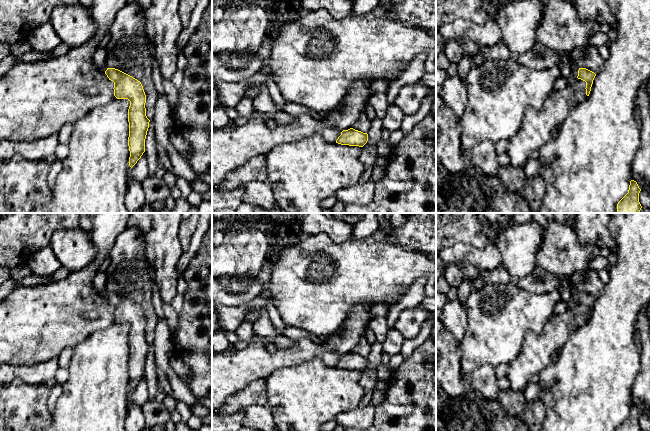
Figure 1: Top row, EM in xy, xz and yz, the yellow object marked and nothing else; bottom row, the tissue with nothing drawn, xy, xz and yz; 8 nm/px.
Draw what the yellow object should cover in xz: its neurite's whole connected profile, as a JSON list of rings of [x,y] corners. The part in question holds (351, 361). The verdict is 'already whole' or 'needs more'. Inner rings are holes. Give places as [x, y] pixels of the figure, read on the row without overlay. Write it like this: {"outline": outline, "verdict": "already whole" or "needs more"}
{"outline": [[[350,352],[343,354],[341,359],[336,364],[336,367],[341,369],[359,370],[363,371],[368,365],[368,358]]], "verdict": "already whole"}

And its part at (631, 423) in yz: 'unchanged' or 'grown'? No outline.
unchanged

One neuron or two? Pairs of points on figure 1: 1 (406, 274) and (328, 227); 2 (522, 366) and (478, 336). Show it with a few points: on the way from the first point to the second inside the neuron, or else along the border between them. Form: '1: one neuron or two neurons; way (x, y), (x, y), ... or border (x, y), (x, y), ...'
1: two neurons; border (325, 233), (334, 242), (344, 242), (350, 239)
2: two neurons; border (524, 338), (519, 354), (508, 364)

